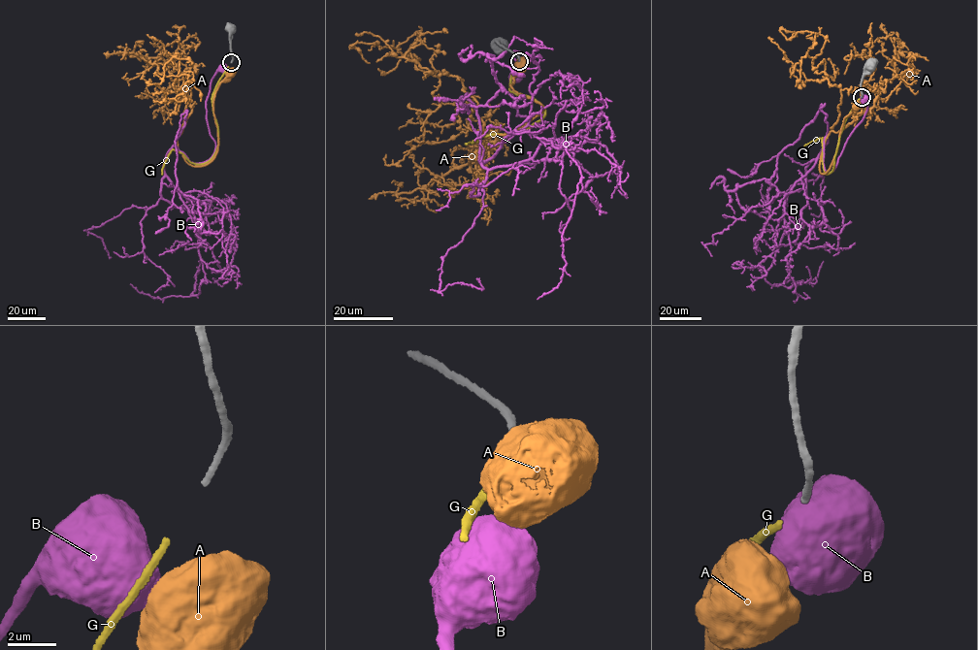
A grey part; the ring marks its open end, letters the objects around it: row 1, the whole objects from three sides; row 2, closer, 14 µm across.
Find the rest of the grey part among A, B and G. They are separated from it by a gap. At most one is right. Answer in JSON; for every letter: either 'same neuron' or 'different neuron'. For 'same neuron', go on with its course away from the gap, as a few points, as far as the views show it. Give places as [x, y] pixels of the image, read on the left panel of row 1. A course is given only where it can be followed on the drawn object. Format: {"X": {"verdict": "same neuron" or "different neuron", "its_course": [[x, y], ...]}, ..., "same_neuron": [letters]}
{"A": {"verdict": "different neuron"}, "B": {"verdict": "different neuron"}, "G": {"verdict": "same neuron", "its_course": [[228, 66], [211, 99], [218, 137], [216, 150], [209, 161], [197, 164], [180, 153], [171, 150], [162, 175]]}, "same_neuron": ["G"]}

